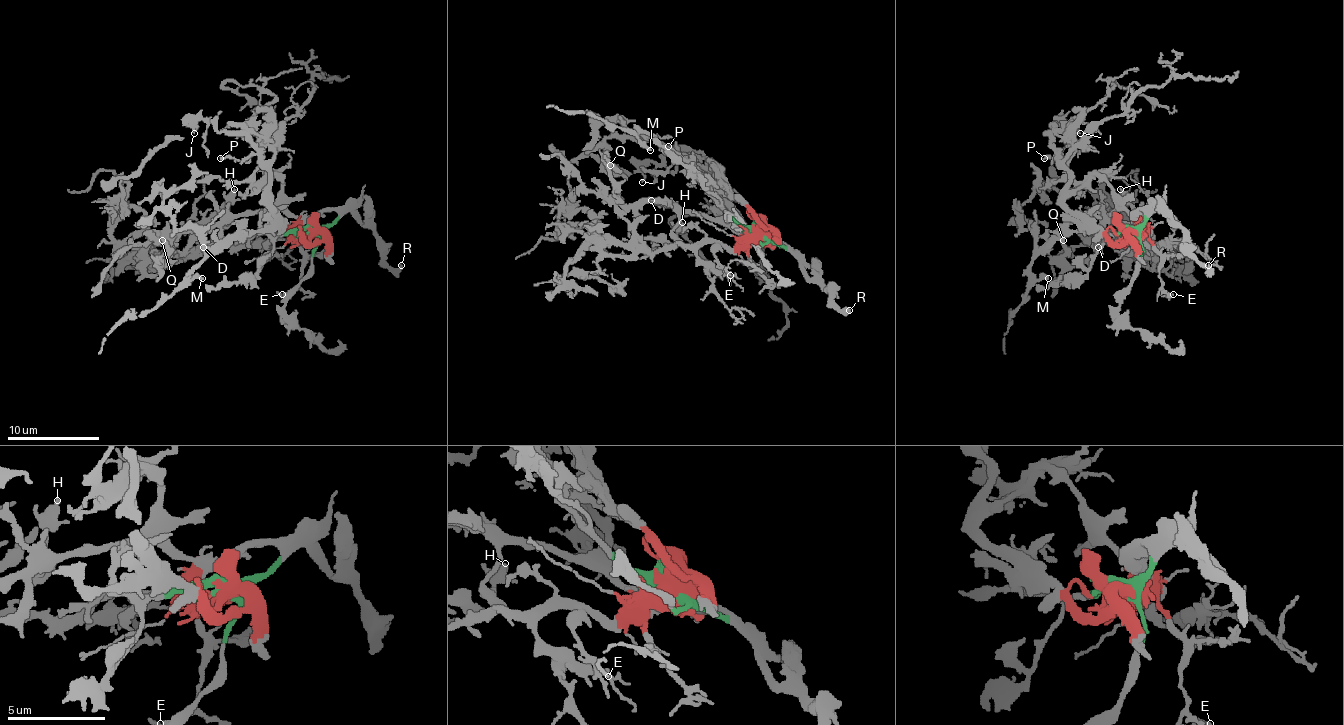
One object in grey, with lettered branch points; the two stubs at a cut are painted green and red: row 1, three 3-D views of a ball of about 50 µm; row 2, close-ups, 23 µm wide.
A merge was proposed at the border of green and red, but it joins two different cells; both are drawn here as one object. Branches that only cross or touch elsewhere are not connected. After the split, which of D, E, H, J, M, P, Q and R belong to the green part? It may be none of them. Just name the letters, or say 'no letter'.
D, H, M, Q, R

